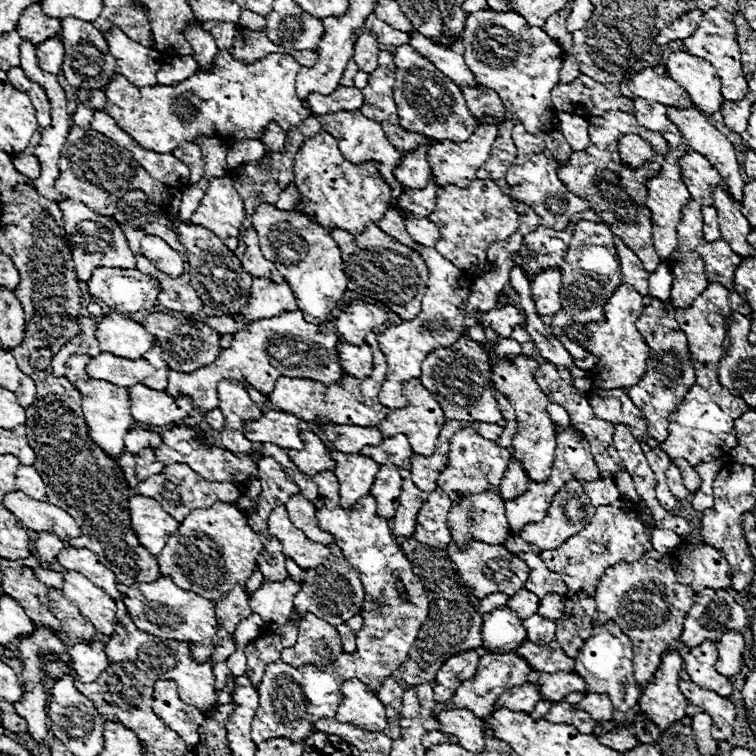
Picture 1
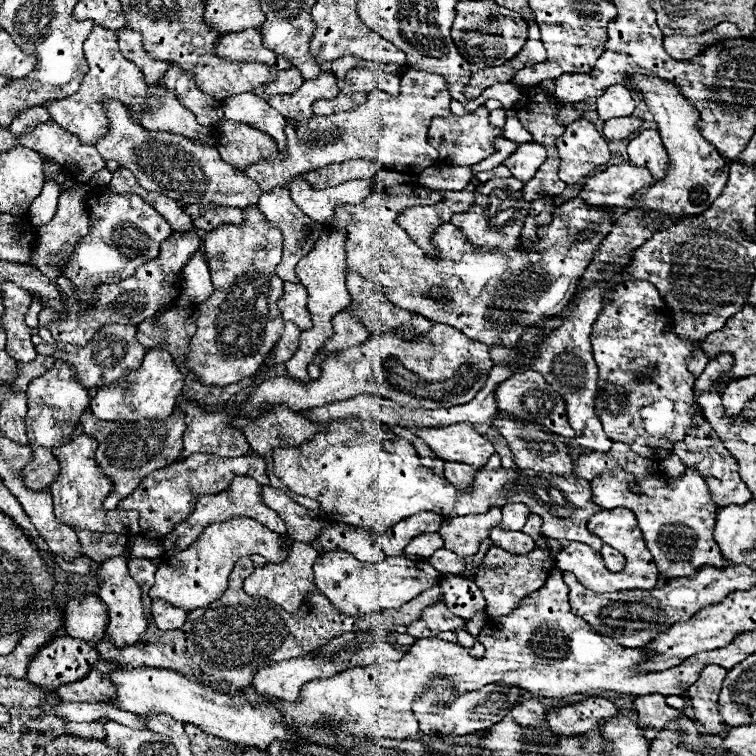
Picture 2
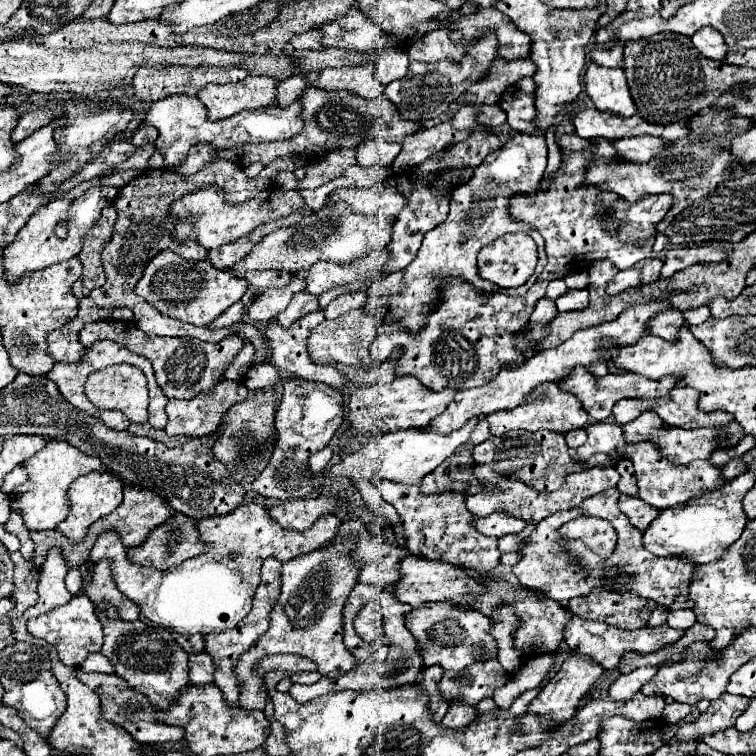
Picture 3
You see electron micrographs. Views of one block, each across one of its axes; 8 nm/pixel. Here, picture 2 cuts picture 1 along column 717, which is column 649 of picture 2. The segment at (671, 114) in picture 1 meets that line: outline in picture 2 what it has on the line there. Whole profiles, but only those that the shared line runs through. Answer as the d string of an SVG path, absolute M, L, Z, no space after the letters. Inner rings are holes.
M640 130L628 144L630 162L636 166L644 166L652 172L654 180L664 178L668 168L666 150L660 148L660 134L654 130Z

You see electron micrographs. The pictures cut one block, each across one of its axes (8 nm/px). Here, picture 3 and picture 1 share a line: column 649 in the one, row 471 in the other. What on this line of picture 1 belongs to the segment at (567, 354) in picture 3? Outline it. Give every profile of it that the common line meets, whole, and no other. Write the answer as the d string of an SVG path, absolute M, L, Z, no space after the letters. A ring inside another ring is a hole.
M302 430L302 440L304 440L304 450L288 450L292 462L298 466L308 476L316 476L322 470L334 470L336 462L328 456L326 444L314 434Z

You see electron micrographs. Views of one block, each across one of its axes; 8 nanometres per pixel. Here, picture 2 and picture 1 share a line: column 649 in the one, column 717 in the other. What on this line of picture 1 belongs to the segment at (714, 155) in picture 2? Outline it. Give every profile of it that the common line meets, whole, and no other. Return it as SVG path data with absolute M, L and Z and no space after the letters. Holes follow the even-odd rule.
M678 48L670 54L666 70L672 80L676 80L690 94L696 108L708 114L718 112L724 98L720 94L720 78L716 68L708 60L696 58ZM712 188L712 198L714 198L714 208L718 210L718 224L720 224L720 236L740 254L742 258L752 256L752 248L746 242L746 236L750 234L752 226L748 220L740 214L736 202L728 196L728 192L720 188Z

